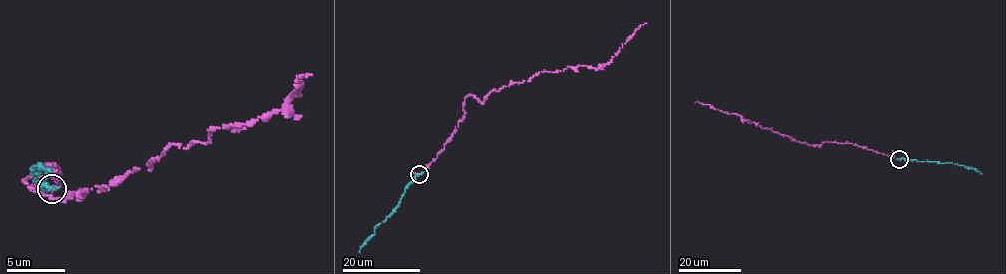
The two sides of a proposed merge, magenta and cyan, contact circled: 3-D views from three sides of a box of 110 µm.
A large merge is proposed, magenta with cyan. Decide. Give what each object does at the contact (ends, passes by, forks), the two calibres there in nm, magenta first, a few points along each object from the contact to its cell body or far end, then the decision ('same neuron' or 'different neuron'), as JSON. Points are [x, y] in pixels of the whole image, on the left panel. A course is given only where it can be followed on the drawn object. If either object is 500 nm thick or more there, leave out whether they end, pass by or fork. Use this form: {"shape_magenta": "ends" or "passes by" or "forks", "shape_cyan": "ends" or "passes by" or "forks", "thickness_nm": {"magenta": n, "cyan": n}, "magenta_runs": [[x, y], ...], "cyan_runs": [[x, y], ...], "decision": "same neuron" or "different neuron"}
{"shape_magenta": "passes by", "shape_cyan": "ends", "thickness_nm": {"magenta": 190, "cyan": 240}, "magenta_runs": [[51, 190], [54, 166], [23, 181], [85, 197], [172, 144], [284, 110], [312, 75]], "cyan_runs": [[51, 187], [40, 182], [52, 174], [39, 164], [33, 170], [39, 168], [33, 171], [41, 183]], "decision": "same neuron"}

